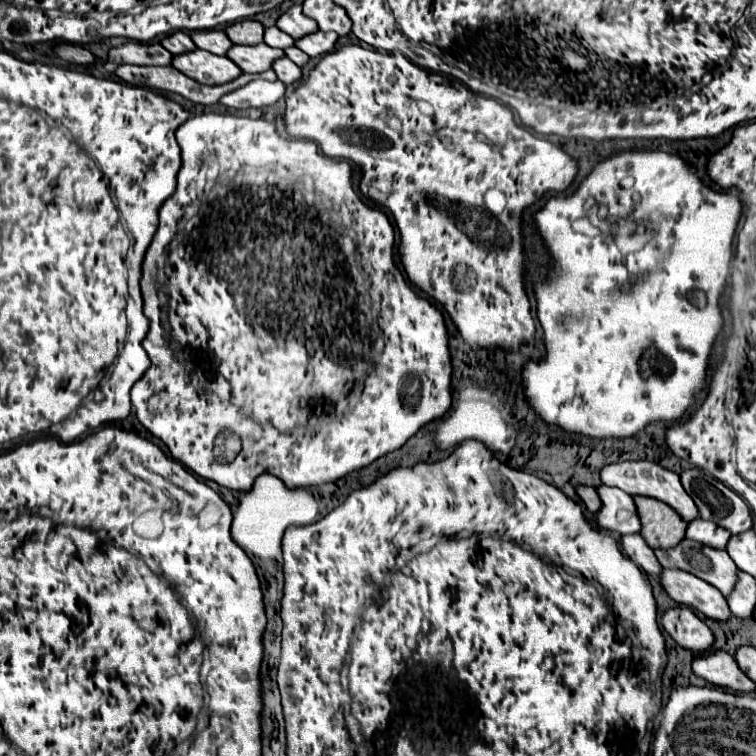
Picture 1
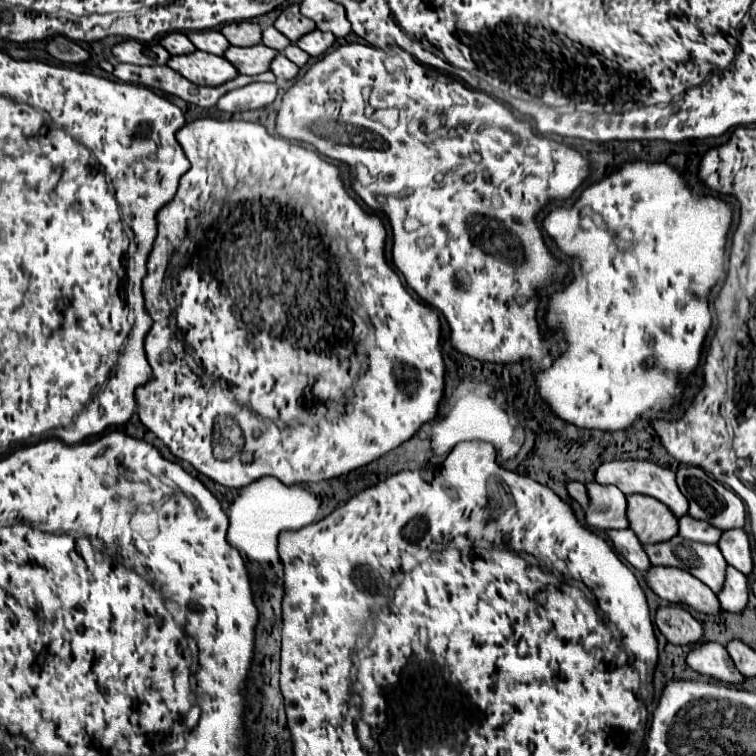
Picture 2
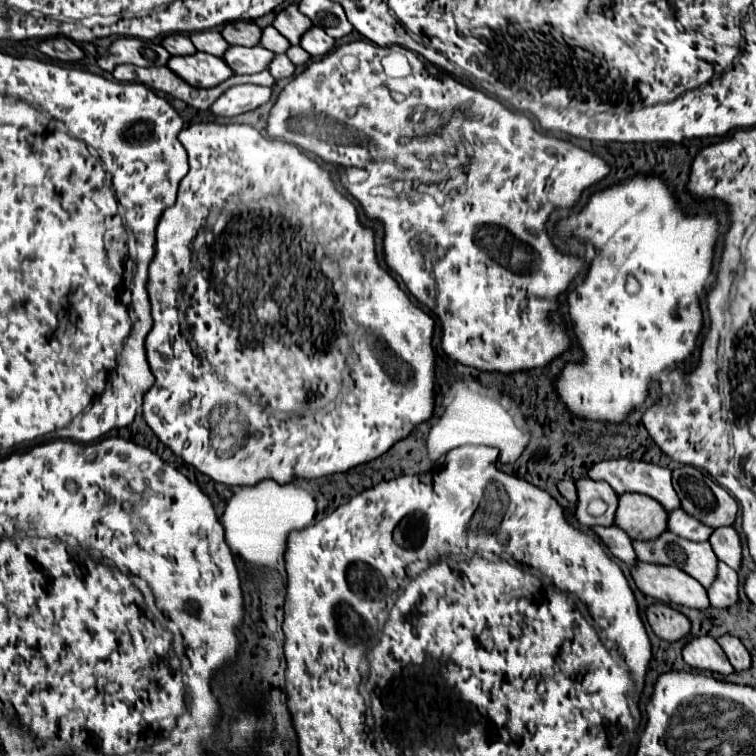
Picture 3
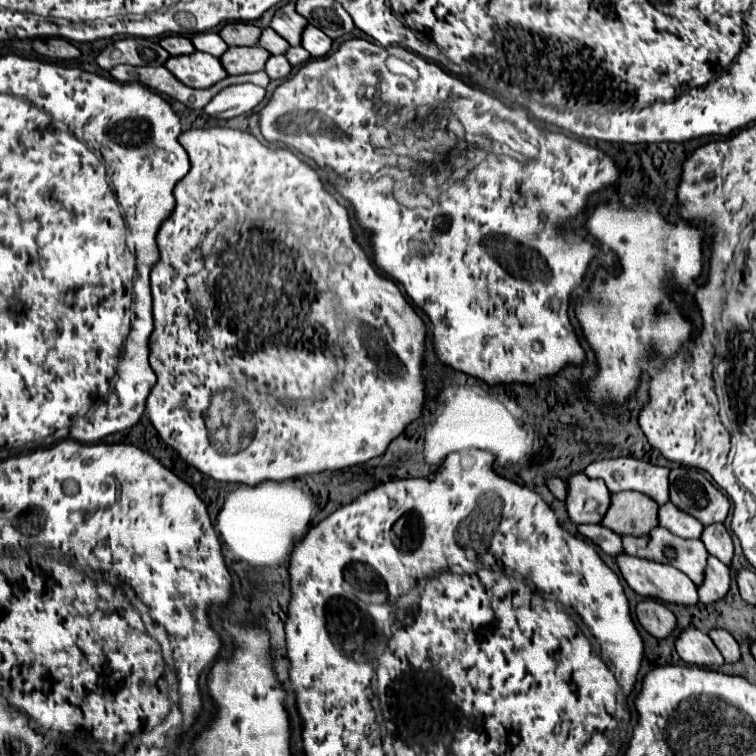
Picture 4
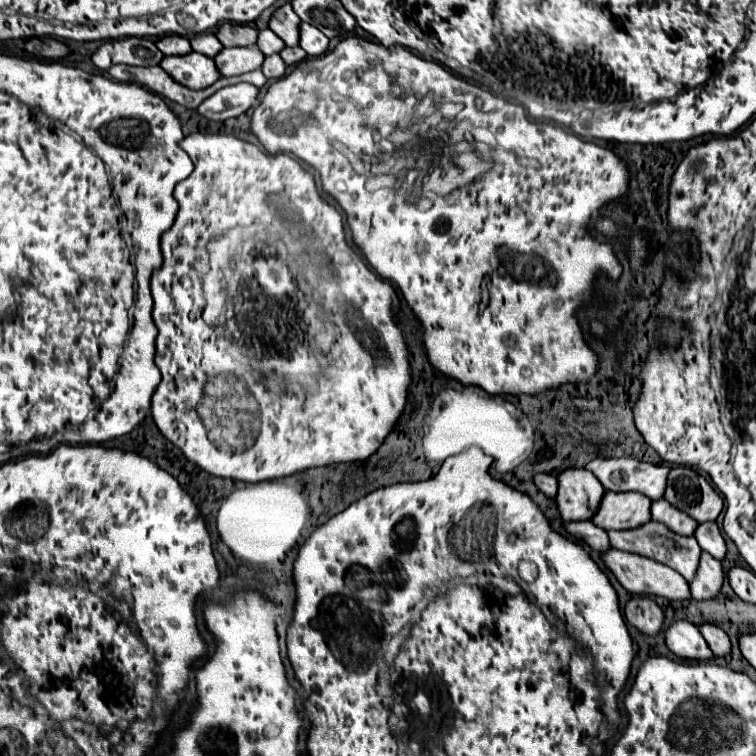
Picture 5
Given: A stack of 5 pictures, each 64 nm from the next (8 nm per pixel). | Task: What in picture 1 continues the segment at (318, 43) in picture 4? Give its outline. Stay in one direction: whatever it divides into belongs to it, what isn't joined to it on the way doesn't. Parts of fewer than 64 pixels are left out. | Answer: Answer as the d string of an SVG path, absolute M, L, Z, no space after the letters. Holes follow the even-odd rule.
M314 32L314 34L300 38L296 42L296 46L302 52L306 52L310 58L316 58L316 56L332 52L336 40L338 40L338 34L334 34L334 32Z

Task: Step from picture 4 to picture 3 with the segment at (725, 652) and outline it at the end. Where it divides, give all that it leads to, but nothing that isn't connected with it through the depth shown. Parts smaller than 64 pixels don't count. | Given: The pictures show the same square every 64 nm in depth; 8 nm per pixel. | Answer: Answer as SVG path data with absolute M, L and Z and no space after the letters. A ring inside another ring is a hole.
M724 634L724 636L716 638L716 642L726 652L726 656L730 660L730 664L734 666L734 670L746 670L746 668L750 668L750 654L746 652L746 648L742 646L742 642L736 636Z

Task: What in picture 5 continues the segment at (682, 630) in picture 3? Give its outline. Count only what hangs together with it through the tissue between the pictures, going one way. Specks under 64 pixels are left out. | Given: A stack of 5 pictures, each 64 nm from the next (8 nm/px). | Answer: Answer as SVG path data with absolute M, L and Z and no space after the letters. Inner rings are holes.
M634 596L624 606L624 618L630 626L638 628L642 634L658 634L662 632L664 614L658 604L644 596Z

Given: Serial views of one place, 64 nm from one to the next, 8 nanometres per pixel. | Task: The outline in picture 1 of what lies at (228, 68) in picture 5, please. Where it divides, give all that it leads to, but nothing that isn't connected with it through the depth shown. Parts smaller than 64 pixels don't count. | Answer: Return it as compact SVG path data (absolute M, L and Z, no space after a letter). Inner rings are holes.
M262 42L262 44L254 44L254 46L232 46L226 56L234 64L238 64L238 68L242 72L260 74L260 72L268 70L276 58L282 58L284 50L270 48Z

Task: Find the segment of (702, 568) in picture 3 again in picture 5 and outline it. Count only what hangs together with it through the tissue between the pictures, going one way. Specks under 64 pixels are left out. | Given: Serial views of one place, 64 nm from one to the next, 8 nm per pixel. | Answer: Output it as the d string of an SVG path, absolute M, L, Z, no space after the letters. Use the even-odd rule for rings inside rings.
M648 520L640 528L632 528L632 530L608 530L608 540L610 540L610 546L616 550L640 554L640 556L646 556L660 564L670 566L672 570L682 574L688 582L694 578L694 572L696 572L698 560L700 560L700 552L702 552L702 548L694 540L694 536L680 536L656 520Z

